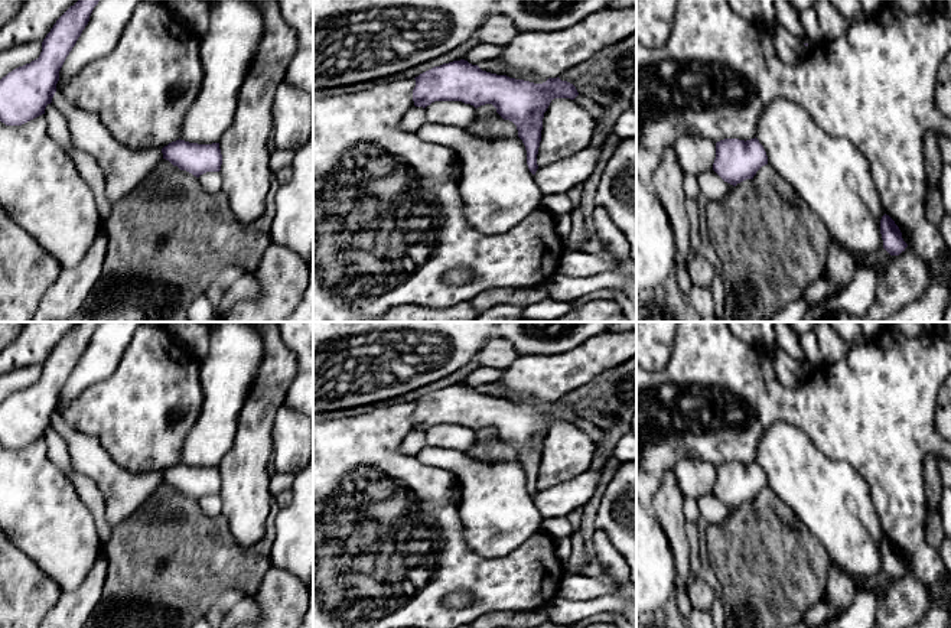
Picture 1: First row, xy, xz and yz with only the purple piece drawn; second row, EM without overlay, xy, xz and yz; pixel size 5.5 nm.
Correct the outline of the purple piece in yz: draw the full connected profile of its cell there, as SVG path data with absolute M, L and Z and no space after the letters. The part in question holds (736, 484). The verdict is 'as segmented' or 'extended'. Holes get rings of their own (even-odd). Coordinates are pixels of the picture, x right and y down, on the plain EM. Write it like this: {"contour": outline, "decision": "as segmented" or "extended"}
{"contour": "M724 462L716 466L713 494L727 507L753 502L756 495L768 488L768 479L759 463Z", "decision": "as segmented"}

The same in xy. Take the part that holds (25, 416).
{"contour": "M79 322L46 358L39 381L0 403L1 446L22 449L45 437L56 416L59 394L100 323Z", "decision": "as segmented"}

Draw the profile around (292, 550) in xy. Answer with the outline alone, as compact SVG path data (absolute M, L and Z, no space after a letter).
M313 453L293 484L293 501L276 515L276 538L270 551L274 567L313 586Z

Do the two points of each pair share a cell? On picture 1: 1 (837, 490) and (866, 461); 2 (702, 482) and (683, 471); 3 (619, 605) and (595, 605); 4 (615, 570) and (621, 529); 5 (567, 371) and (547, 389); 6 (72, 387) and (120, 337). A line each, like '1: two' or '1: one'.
1: two
2: one
3: one
4: two
5: one
6: one

